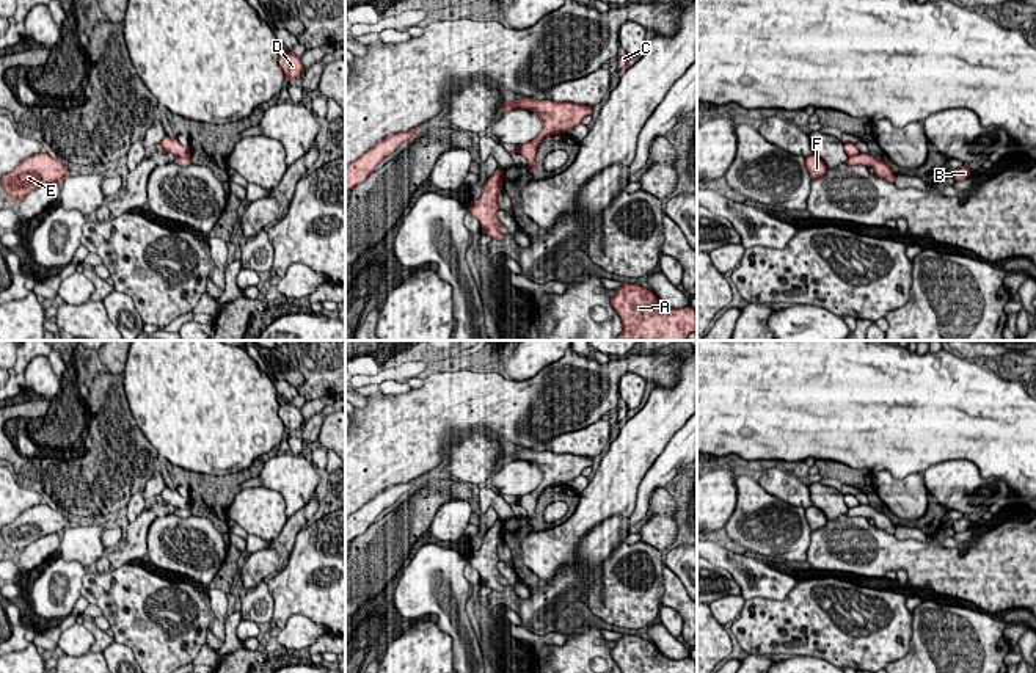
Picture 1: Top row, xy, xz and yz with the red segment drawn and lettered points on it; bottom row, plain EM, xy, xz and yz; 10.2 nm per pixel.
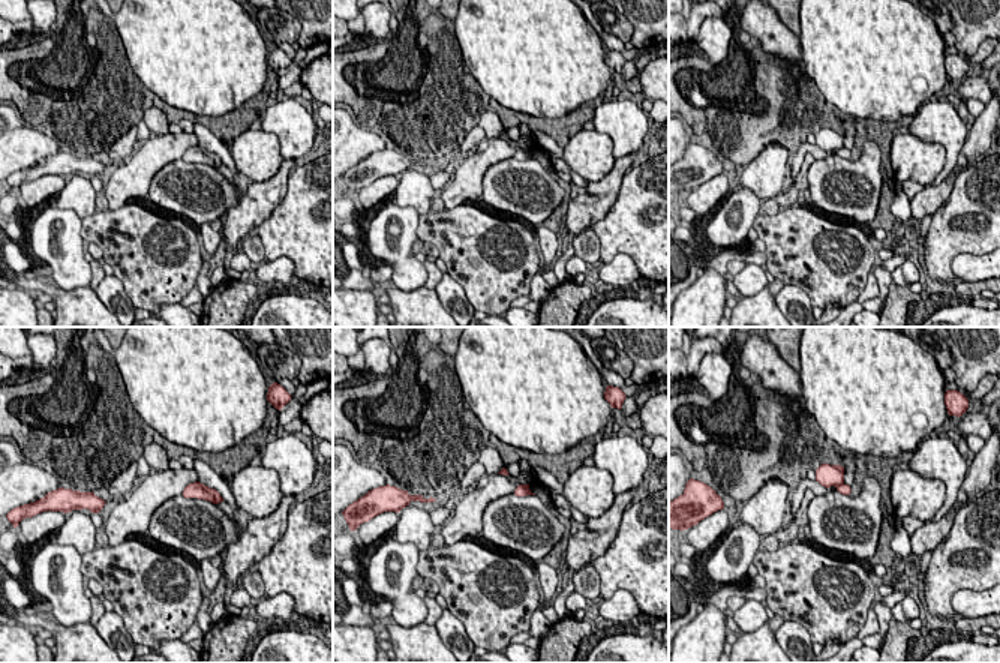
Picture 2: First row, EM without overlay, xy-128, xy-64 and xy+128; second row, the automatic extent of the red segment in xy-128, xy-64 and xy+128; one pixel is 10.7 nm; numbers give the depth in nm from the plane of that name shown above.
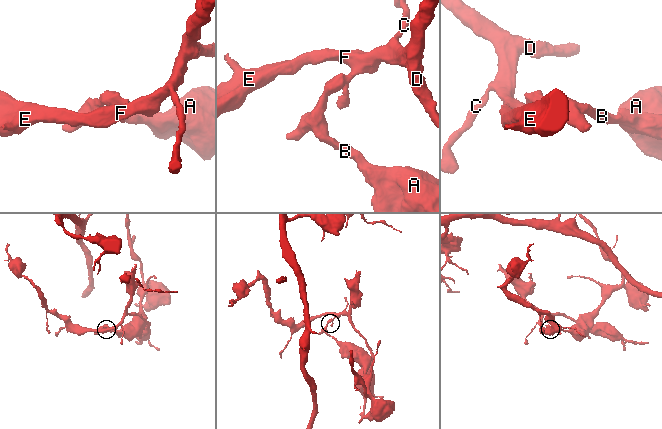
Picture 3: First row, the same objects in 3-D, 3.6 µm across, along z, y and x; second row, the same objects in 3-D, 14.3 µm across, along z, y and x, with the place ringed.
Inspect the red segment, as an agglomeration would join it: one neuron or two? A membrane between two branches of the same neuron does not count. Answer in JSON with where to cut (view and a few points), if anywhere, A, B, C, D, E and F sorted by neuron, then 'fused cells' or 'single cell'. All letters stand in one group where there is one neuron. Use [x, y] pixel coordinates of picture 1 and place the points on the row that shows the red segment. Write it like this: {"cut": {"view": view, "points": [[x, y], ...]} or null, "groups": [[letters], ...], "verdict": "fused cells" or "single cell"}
{"cut": {"view": "yz", "points": [[857, 152], [849, 157]]}, "groups": [["A", "B"], ["C", "D", "E", "F"]], "verdict": "fused cells"}

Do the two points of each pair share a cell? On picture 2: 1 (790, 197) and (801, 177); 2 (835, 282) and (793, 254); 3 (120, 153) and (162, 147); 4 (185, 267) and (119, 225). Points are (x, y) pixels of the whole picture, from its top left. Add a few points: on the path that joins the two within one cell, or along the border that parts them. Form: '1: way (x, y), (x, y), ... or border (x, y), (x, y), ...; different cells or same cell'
1: way (792, 192), (801, 182); same cell
2: way (825, 272), (804, 254); same cell
3: border (140, 144), (134, 150); different cells
4: way (168, 267), (164, 267), (135, 242); same cell

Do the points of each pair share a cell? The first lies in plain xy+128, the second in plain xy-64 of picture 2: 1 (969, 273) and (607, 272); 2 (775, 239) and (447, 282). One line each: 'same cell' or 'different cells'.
1: same cell
2: different cells

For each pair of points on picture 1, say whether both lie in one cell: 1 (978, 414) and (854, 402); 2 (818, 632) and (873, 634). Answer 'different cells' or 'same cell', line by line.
1: same cell
2: same cell

